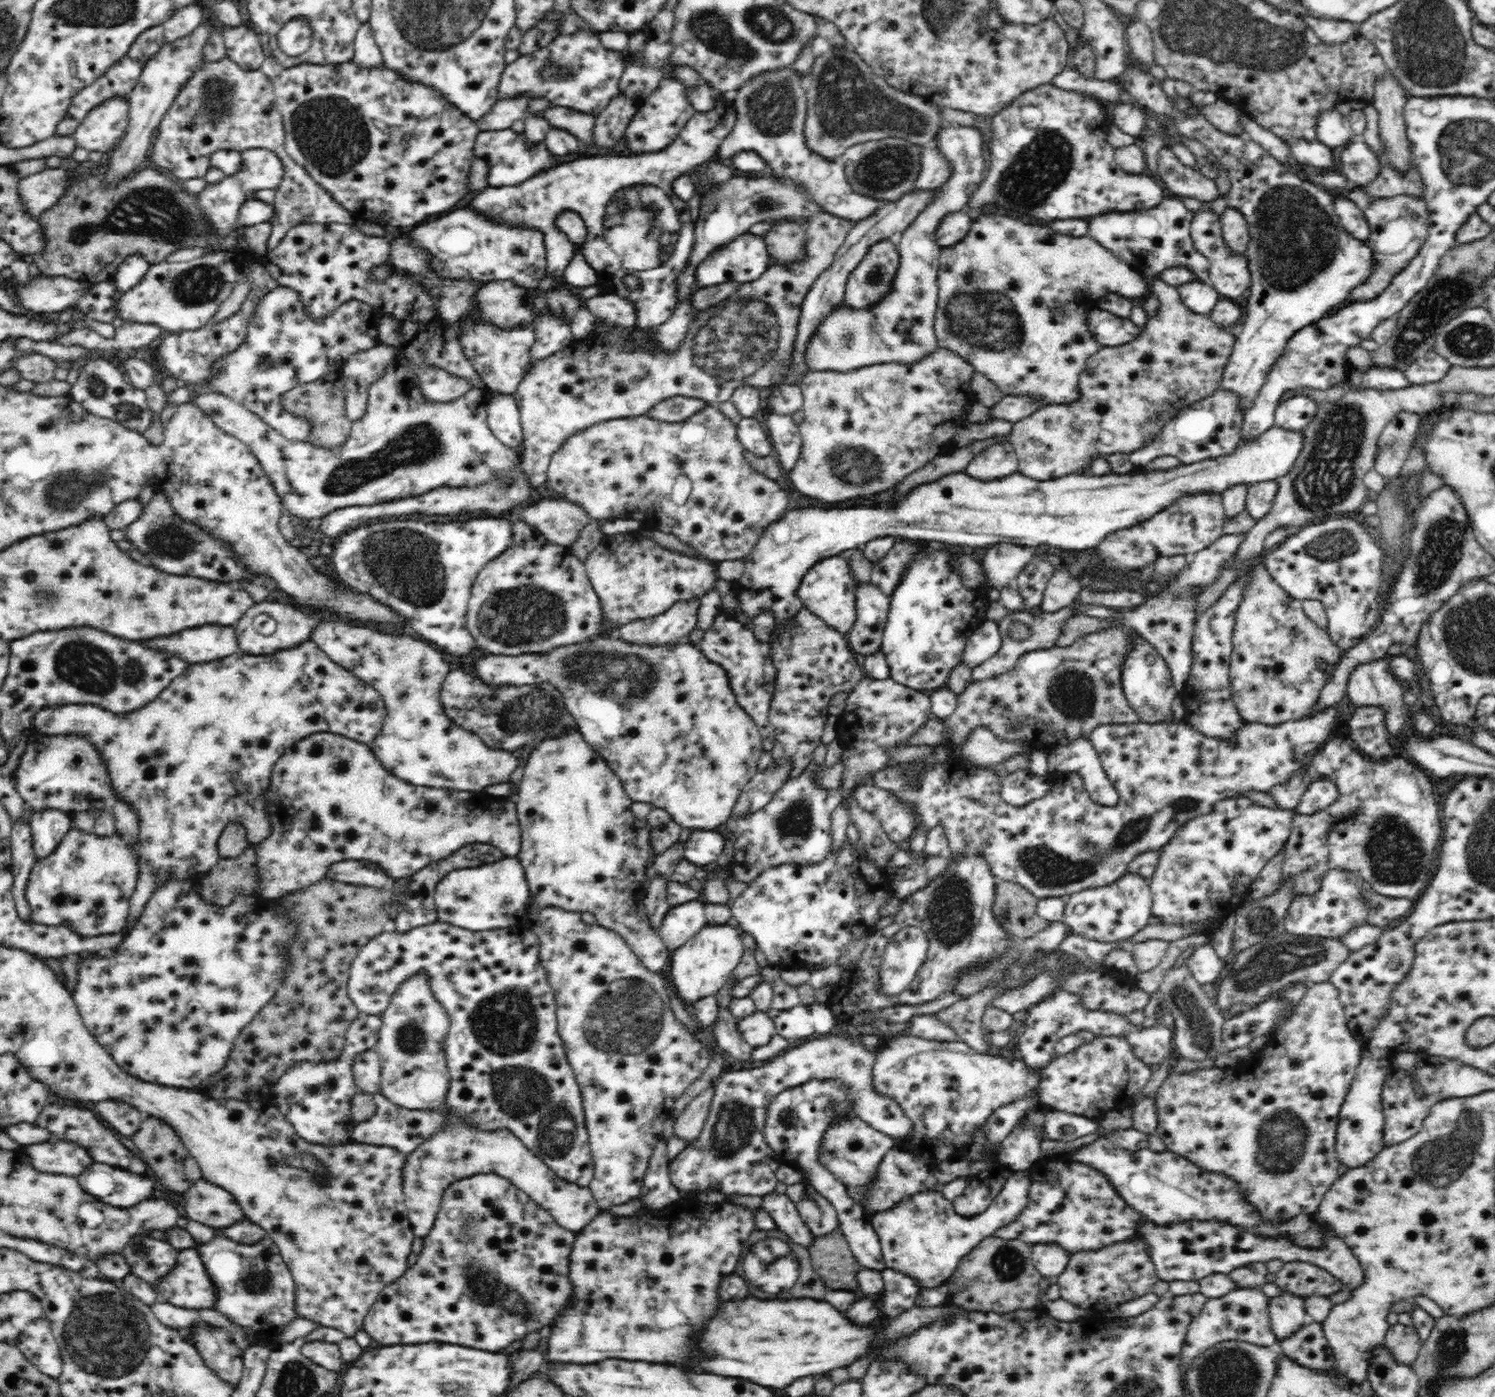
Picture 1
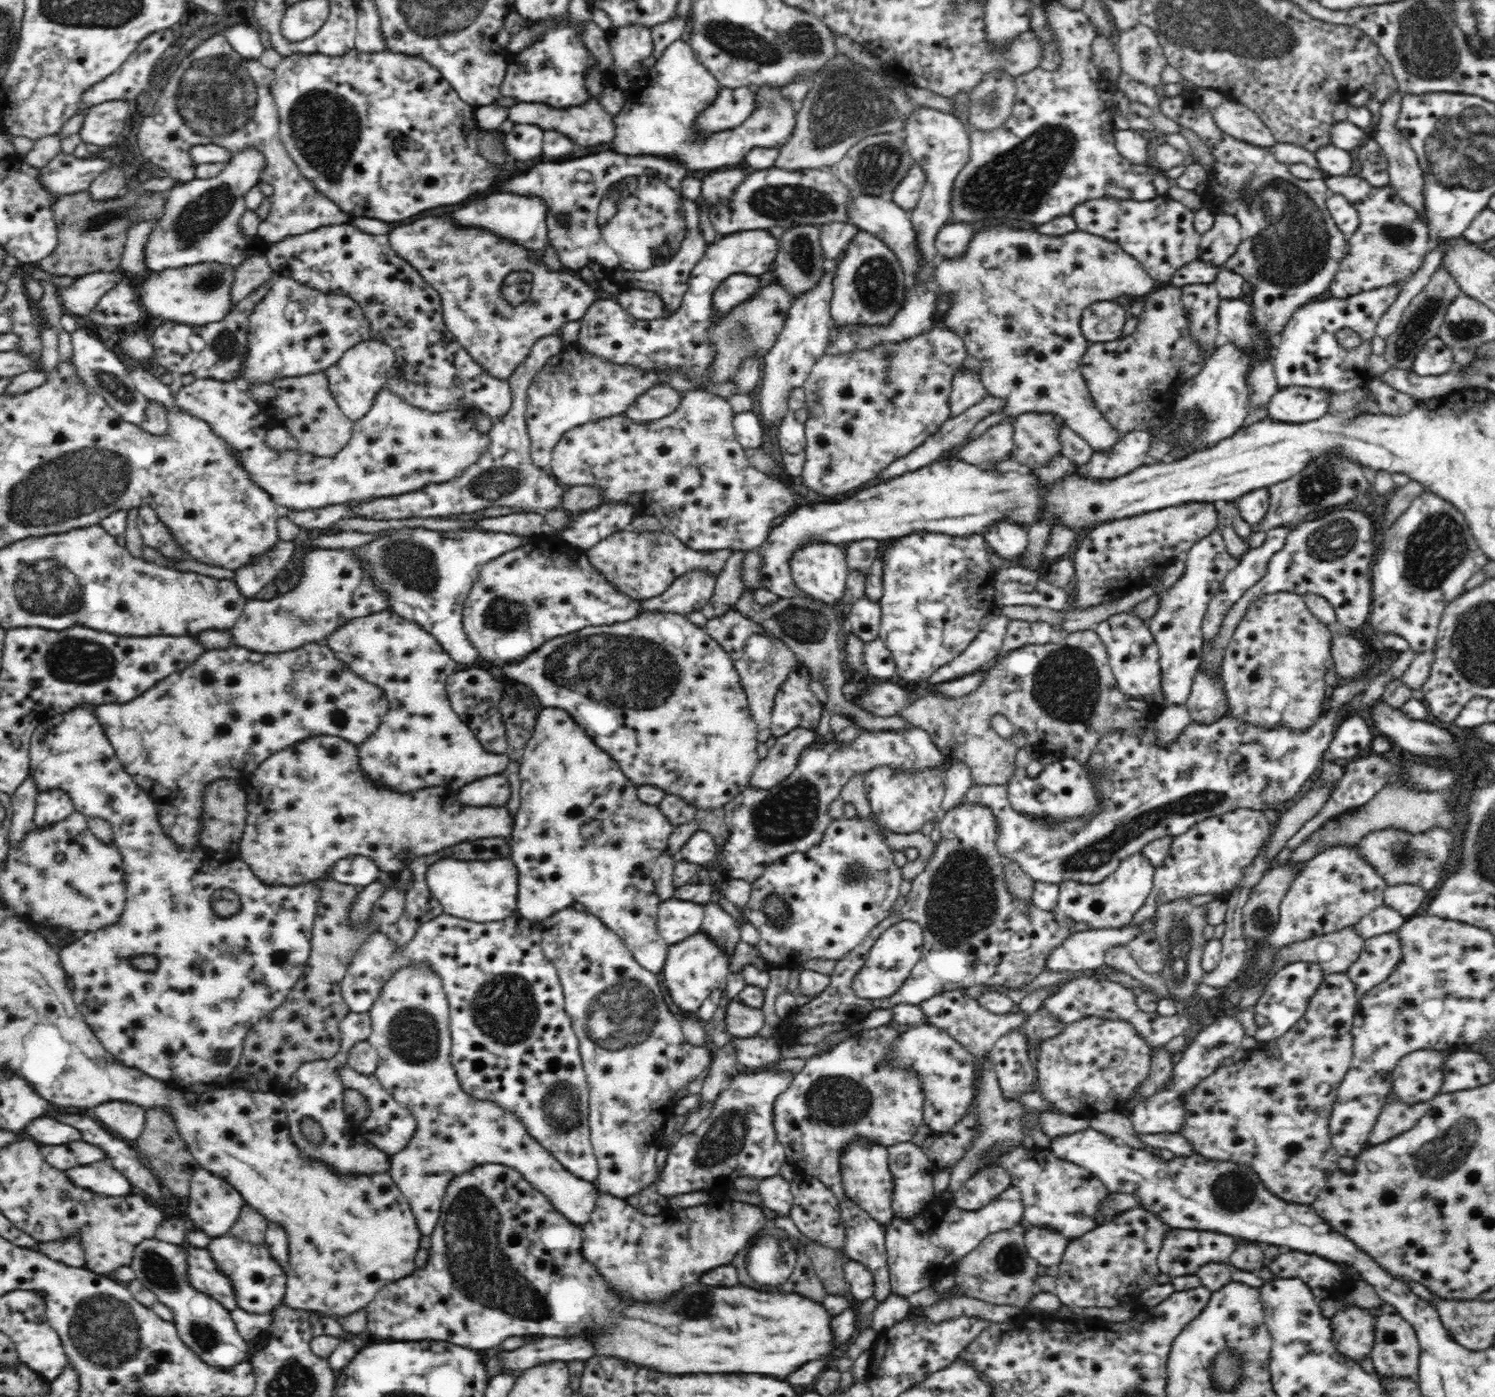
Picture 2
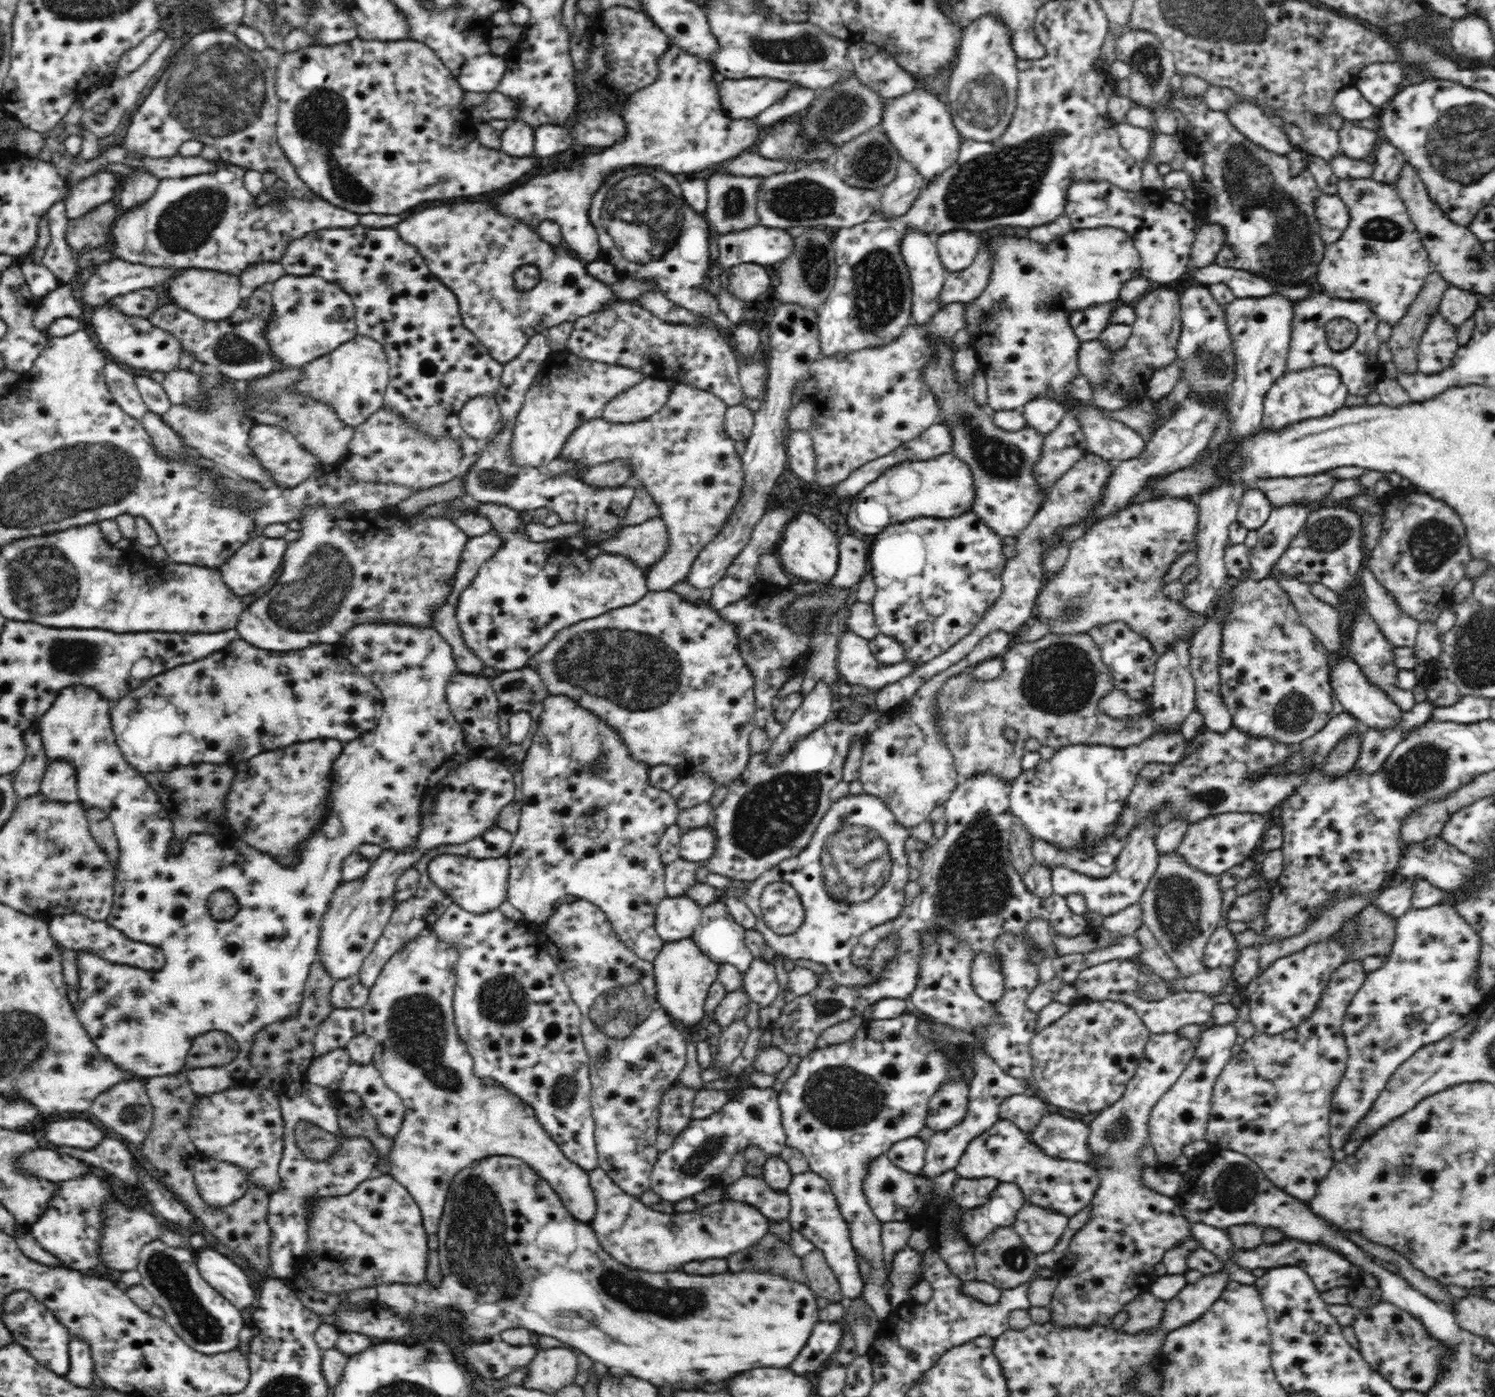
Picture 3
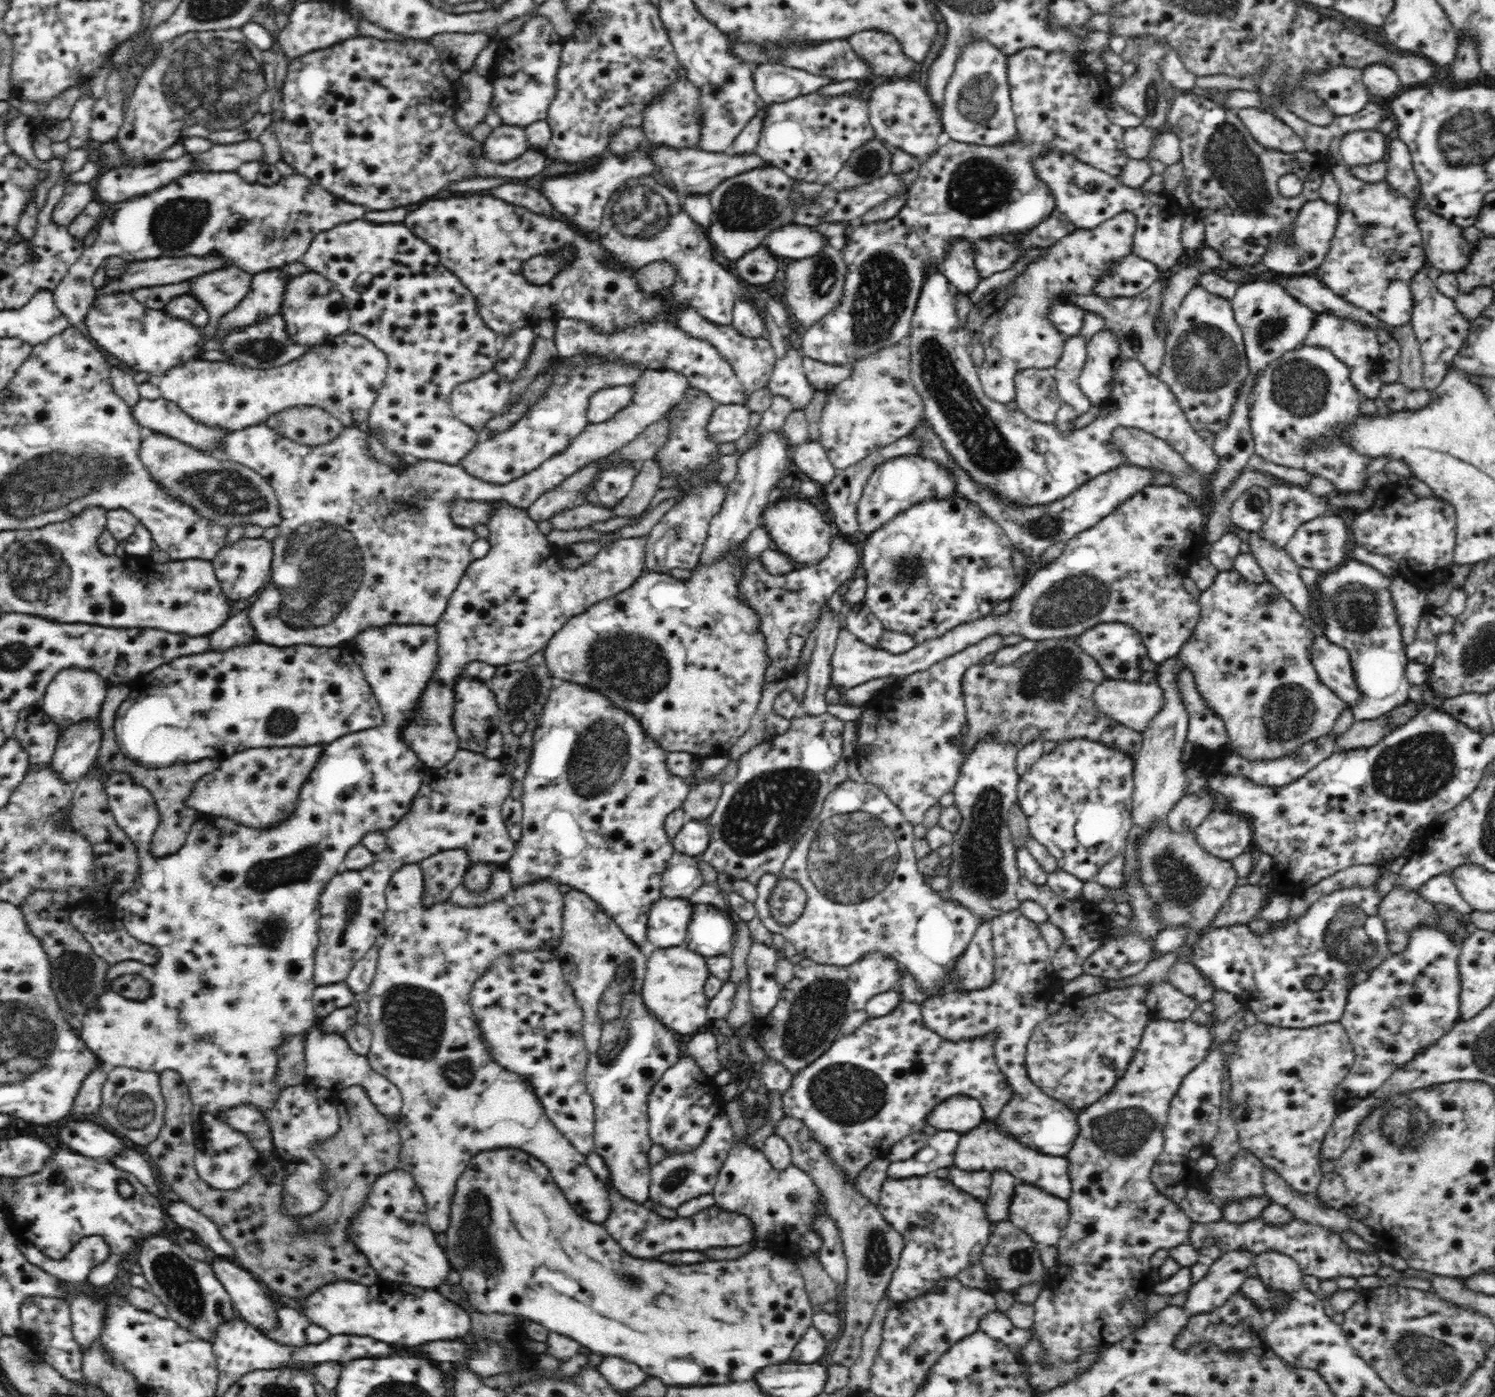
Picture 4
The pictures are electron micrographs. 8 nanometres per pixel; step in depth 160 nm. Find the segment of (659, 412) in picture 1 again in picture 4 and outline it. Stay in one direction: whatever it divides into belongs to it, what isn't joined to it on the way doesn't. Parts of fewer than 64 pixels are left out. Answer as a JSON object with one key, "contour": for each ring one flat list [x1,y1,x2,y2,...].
{"contour":[[633,385,605,388,592,395,587,408,588,423,601,423,624,410,634,398]]}

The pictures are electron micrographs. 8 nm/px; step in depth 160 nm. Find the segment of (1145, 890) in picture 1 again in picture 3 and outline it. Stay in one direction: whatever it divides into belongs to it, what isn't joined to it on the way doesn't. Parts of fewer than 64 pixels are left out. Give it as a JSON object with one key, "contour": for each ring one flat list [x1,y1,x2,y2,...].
{"contour":[[1152,823,1138,825,1129,834,1126,846,1117,858,1114,872,1109,877,1092,880,1089,876,1078,874,1066,867,1054,867,1051,870,1053,892,1065,899,1071,894,1080,894,1083,897,1086,911,1104,917,1114,916,1121,910,1138,904,1139,898,1145,893,1159,863,1159,854,1154,845,1156,833,1157,828]]}

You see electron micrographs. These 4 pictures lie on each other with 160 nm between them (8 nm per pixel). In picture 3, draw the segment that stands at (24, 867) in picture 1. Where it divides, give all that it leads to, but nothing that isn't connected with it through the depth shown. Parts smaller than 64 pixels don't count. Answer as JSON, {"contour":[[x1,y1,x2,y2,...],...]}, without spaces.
{"contour":[[33,727,23,734,27,757,20,765,18,774,13,777,14,794,18,799,27,799,40,792,40,785,49,765,46,763,46,755,38,734,39,731]]}

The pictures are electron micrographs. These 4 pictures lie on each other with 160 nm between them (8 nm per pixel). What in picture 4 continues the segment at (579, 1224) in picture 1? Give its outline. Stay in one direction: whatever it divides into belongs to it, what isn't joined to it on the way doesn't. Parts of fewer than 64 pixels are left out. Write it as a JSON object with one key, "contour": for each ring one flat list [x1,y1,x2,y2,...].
{"contour":[[419,863,404,864,392,875,385,892,385,932,375,975,366,992,355,994,355,1007,357,1022,367,1025,373,1034,372,1050,367,1054,370,1066,400,1089,403,1105,396,1124,402,1147,398,1167,409,1171,422,1192,430,1229,438,1233,448,1228,450,1202,457,1179,472,1158,480,1152,500,1148,522,1150,540,1160,582,1218,593,1223,604,1222,613,1208,609,1185,597,1178,585,1156,580,1155,547,1118,529,1082,519,1074,506,1071,496,1062,492,1062,490,1070,492,1058,486,1042,482,1042,474,1016,470,1016,472,1010,468,1004,472,984,500,954,510,954,514,950,554,950,560,944,564,895,558,884,546,879,535,880,522,887,512,887,504,899,490,900,482,907,458,907,449,900,427,907,424,894,425,879]]}

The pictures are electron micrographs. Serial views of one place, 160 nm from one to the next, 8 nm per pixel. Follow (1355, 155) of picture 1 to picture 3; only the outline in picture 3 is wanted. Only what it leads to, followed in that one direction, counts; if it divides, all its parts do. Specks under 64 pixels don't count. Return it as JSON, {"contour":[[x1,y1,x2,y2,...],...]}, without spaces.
{"contour":[[1381,140,1374,152,1371,178,1378,183,1396,183,1405,162,1402,151,1388,140]]}

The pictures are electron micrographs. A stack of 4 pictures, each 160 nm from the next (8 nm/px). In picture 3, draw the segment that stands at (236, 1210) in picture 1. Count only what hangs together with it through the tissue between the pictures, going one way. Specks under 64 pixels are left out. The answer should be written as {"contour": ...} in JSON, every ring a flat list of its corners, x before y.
{"contour":[[201,1157,193,1165,198,1193,212,1212,243,1198,250,1186,247,1178,242,1167,228,1162]]}

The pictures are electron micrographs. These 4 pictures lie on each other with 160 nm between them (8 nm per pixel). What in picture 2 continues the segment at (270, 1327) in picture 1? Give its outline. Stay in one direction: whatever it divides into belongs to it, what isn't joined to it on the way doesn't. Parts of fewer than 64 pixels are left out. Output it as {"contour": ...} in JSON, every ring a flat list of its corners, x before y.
{"contour":[[231,1234,212,1237,207,1250,218,1269,230,1279,237,1295,237,1307,248,1314,270,1314,285,1297,287,1274,278,1261,272,1259,266,1243,252,1244,238,1240]]}

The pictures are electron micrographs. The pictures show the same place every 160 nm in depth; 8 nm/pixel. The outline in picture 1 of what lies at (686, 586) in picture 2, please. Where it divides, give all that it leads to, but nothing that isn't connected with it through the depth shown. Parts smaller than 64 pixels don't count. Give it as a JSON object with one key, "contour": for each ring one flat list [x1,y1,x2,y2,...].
{"contour":[[700,599,674,603,664,614,649,619,635,619,616,630,616,637,625,644,668,648,676,646,693,634,697,626]]}

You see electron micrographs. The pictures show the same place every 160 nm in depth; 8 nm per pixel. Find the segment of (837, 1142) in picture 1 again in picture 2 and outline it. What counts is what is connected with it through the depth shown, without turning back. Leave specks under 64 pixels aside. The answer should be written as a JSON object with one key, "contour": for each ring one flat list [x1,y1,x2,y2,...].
{"contour":[[854,1142,850,1150,846,1150,846,1158,842,1158,842,1187,846,1186,846,1194,858,1202,881,1225,888,1225,895,1214,892,1211,892,1192,895,1180,888,1168,888,1148,886,1146,866,1146,866,1142]]}

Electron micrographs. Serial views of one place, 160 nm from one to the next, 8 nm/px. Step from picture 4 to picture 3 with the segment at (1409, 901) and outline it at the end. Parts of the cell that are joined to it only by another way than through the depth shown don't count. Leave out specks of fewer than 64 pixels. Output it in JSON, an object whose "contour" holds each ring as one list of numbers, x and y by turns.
{"contour":[[1375,904,1364,907,1359,915,1361,922,1358,930,1354,930,1354,936,1359,940,1353,946,1352,960,1361,960,1364,957,1378,954,1389,954,1394,938,1394,928,1397,920,1385,916]]}

